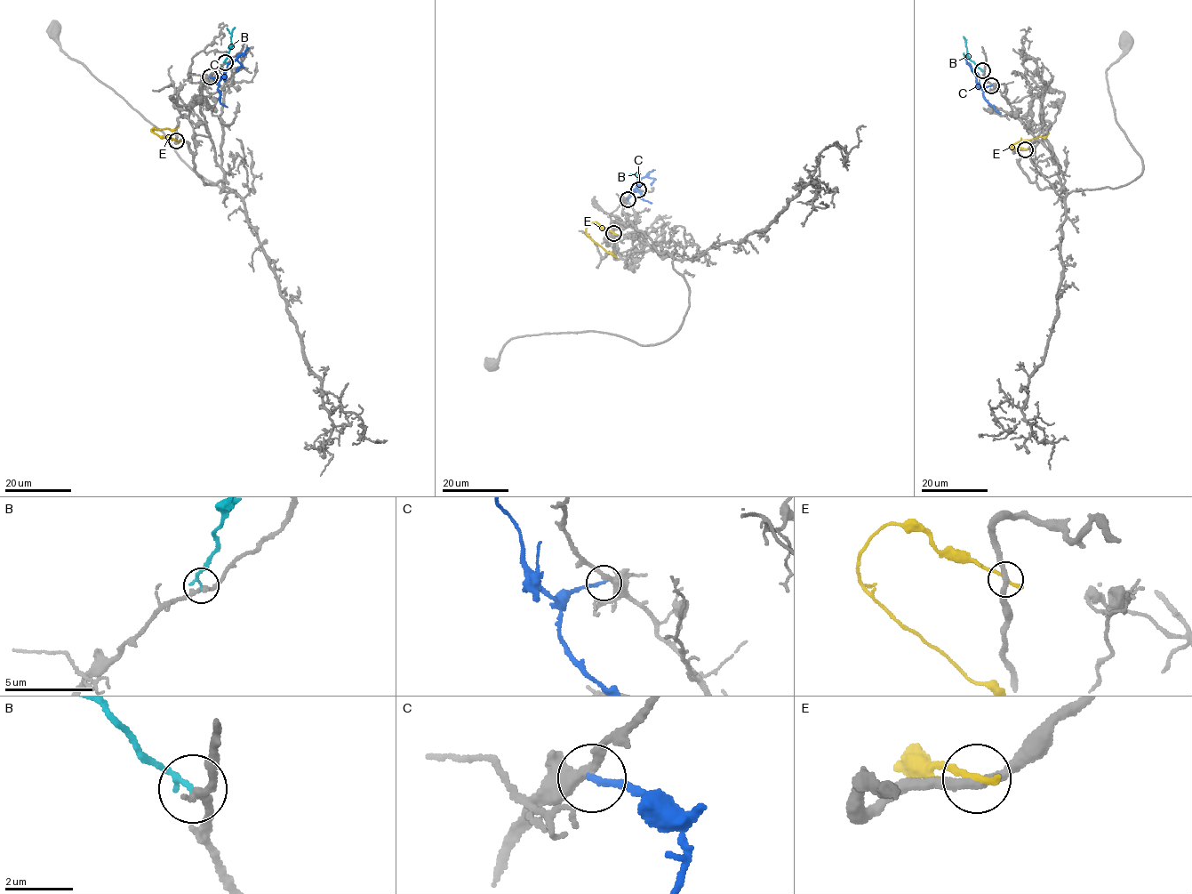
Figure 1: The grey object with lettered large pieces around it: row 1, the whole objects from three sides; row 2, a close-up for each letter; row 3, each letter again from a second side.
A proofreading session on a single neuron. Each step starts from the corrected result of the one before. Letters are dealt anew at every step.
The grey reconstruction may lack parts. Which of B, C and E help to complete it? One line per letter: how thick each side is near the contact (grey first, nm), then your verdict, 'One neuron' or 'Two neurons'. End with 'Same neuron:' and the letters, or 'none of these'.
B: Thickness 220 nm (grey) against 160 nm. One neuron
C: Thickness 240 nm (grey) against 180 nm. Two neurons
E: Thickness 300 nm (grey) against 220 nm. Two neurons
Same neuron: B

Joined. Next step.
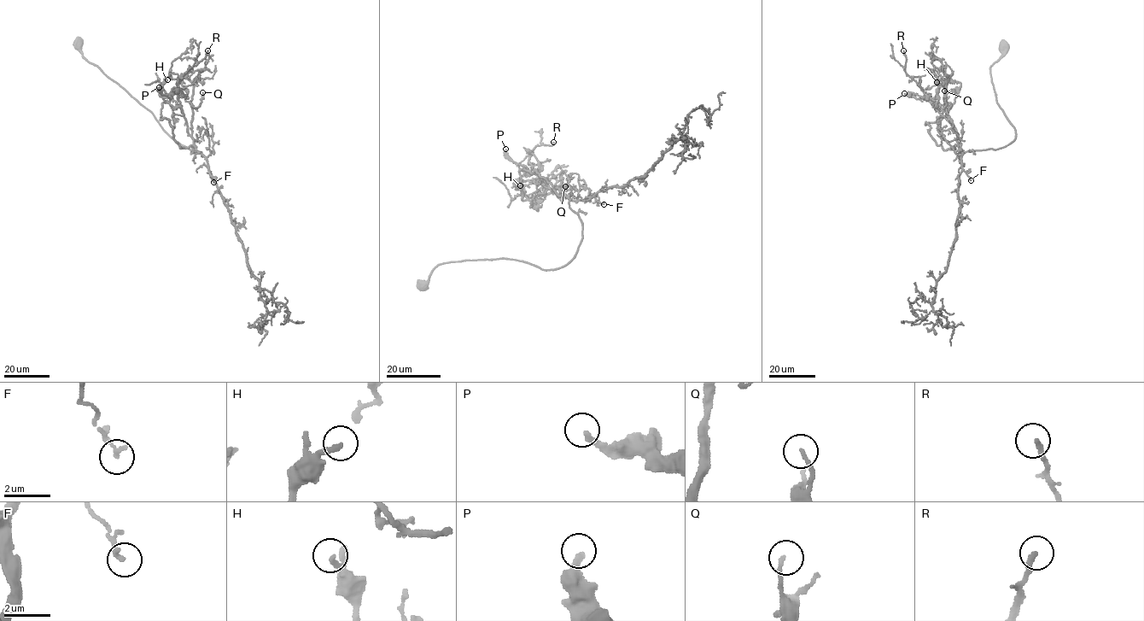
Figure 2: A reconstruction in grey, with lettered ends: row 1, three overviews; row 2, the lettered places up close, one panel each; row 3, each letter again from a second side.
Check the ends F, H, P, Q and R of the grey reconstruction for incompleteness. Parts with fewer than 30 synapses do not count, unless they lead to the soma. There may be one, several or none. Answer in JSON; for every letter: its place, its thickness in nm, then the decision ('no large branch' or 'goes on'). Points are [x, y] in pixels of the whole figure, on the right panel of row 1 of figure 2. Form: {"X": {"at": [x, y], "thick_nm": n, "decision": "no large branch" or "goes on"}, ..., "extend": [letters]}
{"F": {"at": [971, 180], "thick_nm": 200, "decision": "no large branch"}, "H": {"at": [936, 82], "thick_nm": 240, "decision": "no large branch"}, "P": {"at": [904, 93], "thick_nm": 240, "decision": "no large branch"}, "Q": {"at": [944, 90], "thick_nm": 150, "decision": "no large branch"}, "R": {"at": [903, 50], "thick_nm": 220, "decision": "goes on"}, "extend": ["R"]}

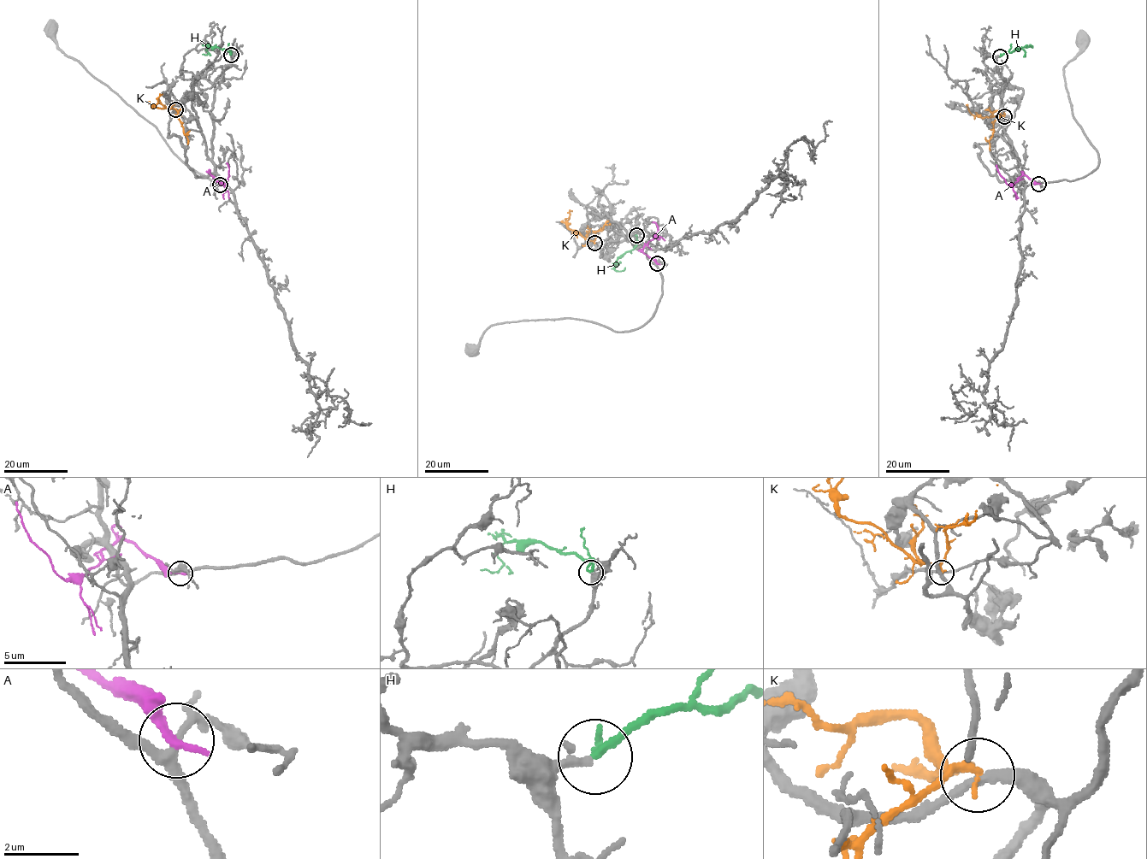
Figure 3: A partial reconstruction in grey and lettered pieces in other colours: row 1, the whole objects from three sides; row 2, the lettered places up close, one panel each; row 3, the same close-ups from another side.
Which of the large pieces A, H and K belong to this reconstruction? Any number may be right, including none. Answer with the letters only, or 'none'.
H

